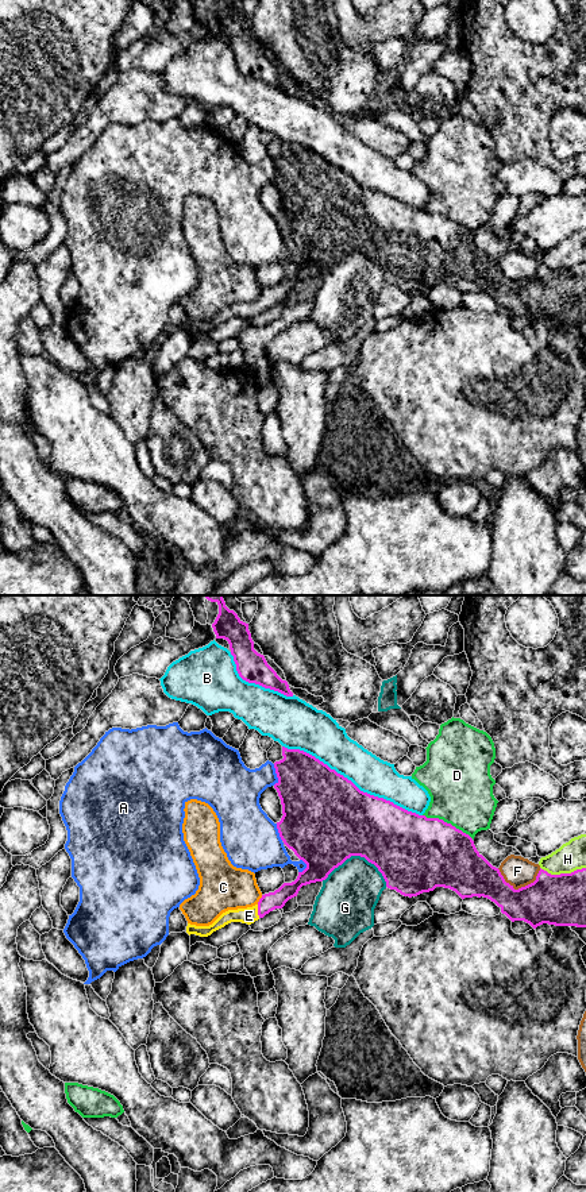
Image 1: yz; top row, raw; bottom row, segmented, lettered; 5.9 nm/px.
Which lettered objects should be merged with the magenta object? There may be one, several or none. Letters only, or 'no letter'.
E

